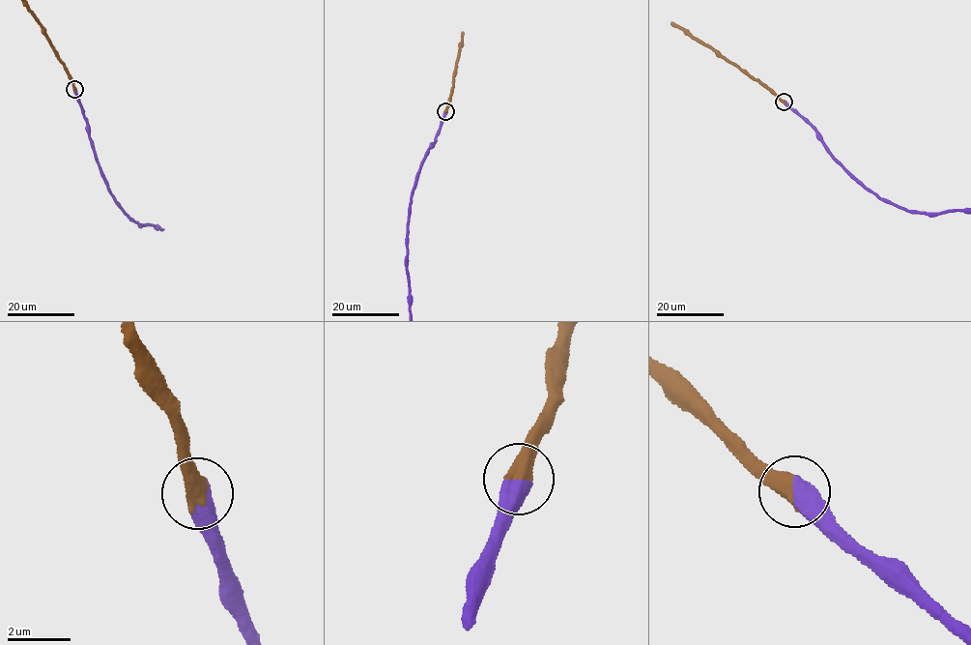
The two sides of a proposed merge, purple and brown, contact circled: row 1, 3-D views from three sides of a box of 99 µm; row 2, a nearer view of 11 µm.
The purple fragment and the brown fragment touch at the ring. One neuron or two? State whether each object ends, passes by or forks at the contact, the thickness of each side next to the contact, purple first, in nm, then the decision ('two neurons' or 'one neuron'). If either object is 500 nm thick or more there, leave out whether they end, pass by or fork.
650 nm thick on the purple side, 600 nm on the other; one neuron

